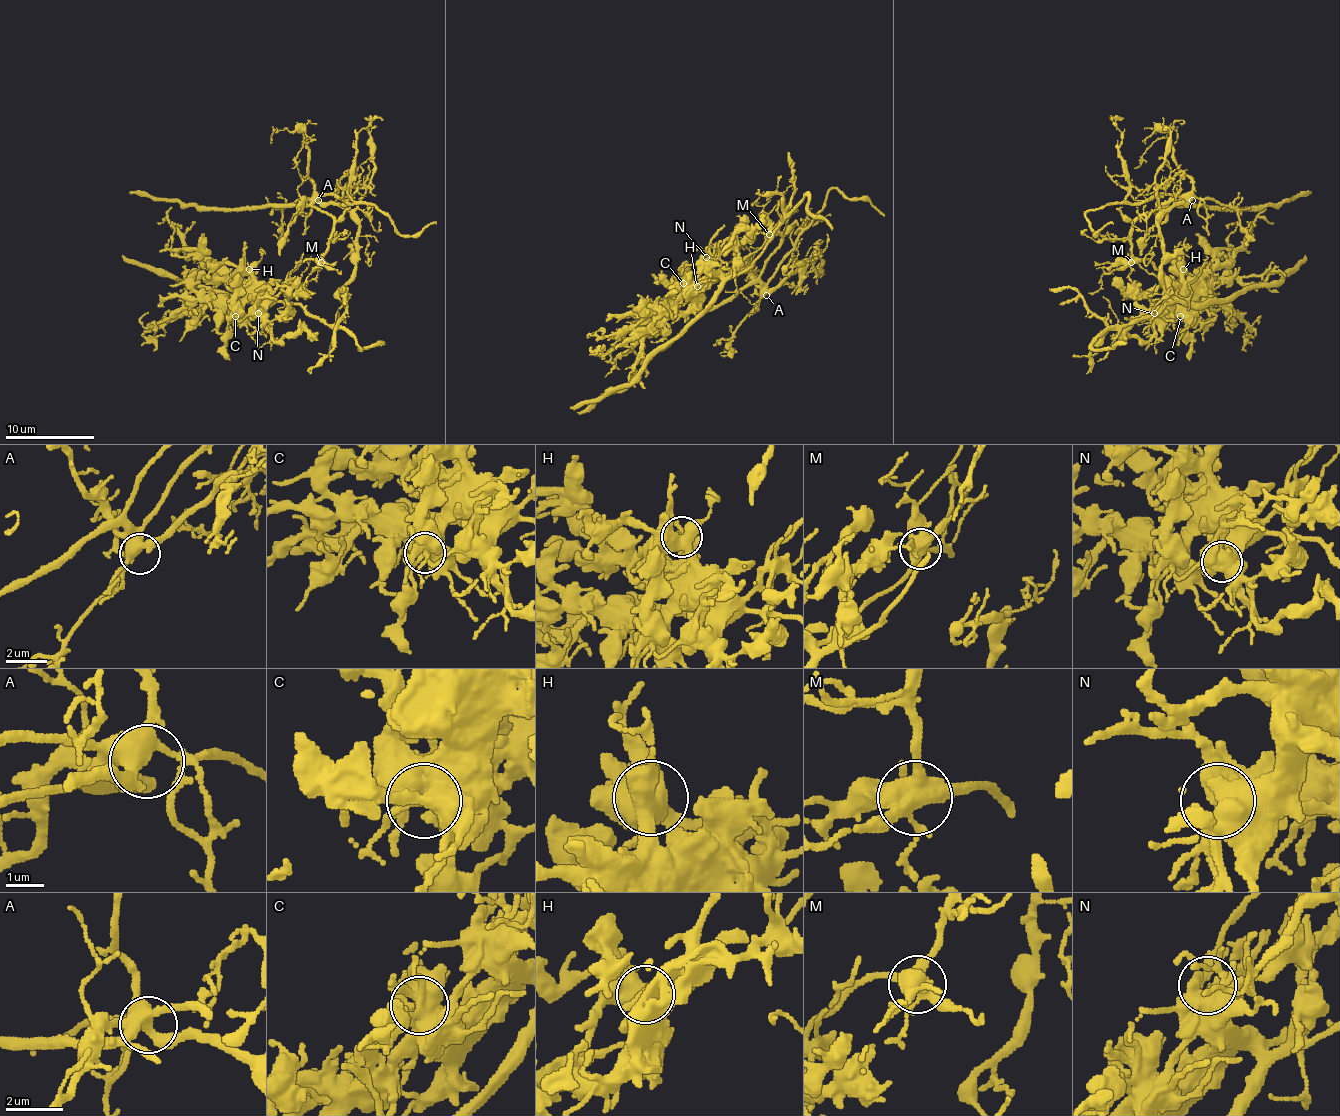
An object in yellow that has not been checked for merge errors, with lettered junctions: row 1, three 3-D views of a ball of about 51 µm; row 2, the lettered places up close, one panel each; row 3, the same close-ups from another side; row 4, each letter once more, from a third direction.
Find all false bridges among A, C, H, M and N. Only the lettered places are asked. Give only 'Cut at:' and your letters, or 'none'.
Cut at: M

